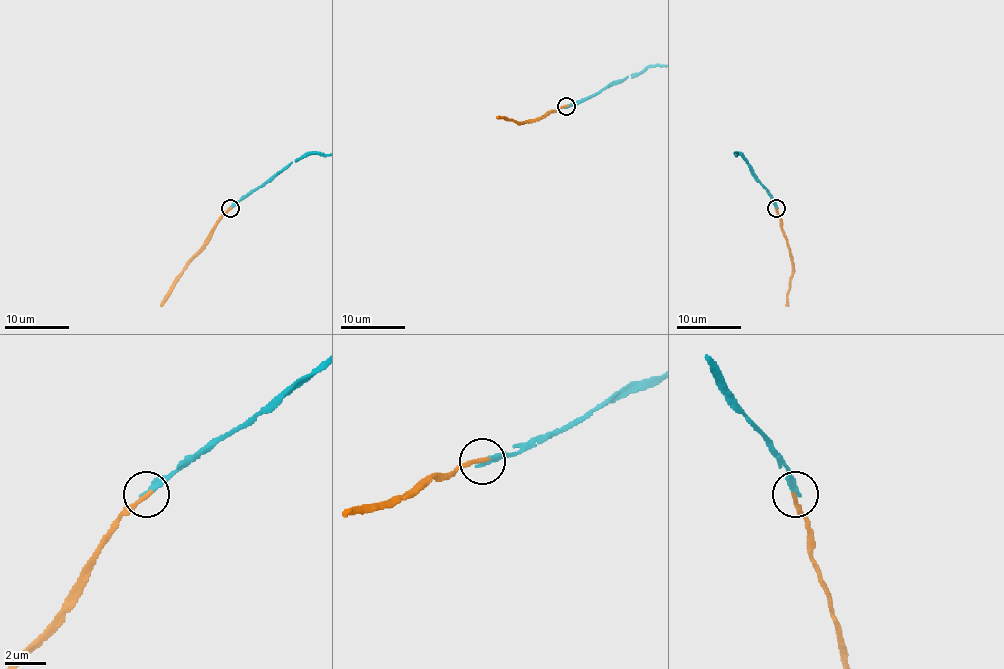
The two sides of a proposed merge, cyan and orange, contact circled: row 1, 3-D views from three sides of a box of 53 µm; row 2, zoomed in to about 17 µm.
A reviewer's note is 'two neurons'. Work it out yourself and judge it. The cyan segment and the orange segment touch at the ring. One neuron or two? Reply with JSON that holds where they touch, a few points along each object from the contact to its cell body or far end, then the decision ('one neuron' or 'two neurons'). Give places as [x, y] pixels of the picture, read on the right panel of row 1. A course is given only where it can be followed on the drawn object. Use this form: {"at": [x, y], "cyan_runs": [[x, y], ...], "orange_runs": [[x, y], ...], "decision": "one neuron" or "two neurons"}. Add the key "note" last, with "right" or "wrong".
{"at": [776, 208], "orange_runs": [[775, 207], [792, 257], [788, 305]], "decision": "one neuron", "note": "wrong"}

